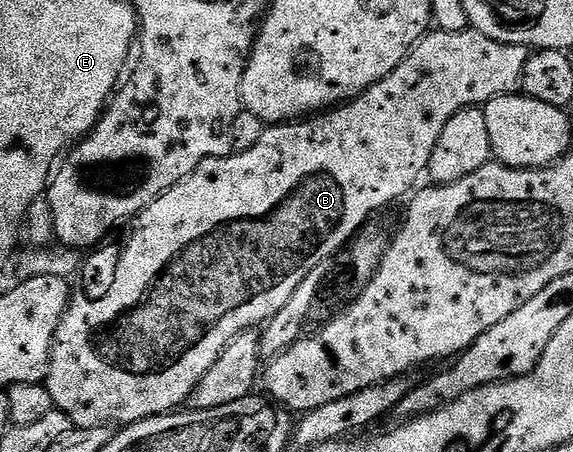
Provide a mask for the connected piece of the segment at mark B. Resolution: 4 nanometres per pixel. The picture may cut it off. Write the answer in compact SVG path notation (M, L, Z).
M433 30L417 41L413 51L398 68L387 74L387 78L373 84L360 96L355 96L324 114L317 114L300 122L266 127L263 138L259 138L259 142L255 142L251 150L233 152L227 156L213 156L203 161L187 178L168 188L162 196L155 198L155 202L148 204L138 216L128 221L124 229L126 232L118 240L110 239L94 247L86 255L90 256L81 268L81 285L78 288L76 285L75 291L70 295L67 310L57 327L57 339L49 359L49 372L43 381L53 399L54 409L67 414L74 428L90 428L100 424L128 426L180 409L203 378L203 374L207 374L207 370L215 366L225 347L239 333L256 329L275 314L279 314L287 298L295 294L299 282L303 282L303 278L307 278L307 274L311 274L315 266L325 264L332 252L339 251L345 243L346 247L364 229L361 227L368 222L369 216L375 215L380 208L395 203L400 196L408 197L418 187L417 179L426 175L431 162L431 150L435 150L435 142L439 142L439 134L443 134L443 126L447 126L452 116L459 114L459 110L464 108L484 106L497 96L513 94L520 89L525 63L530 55L530 49L524 48L522 44L501 44L495 38L487 38L487 34L476 30Z

